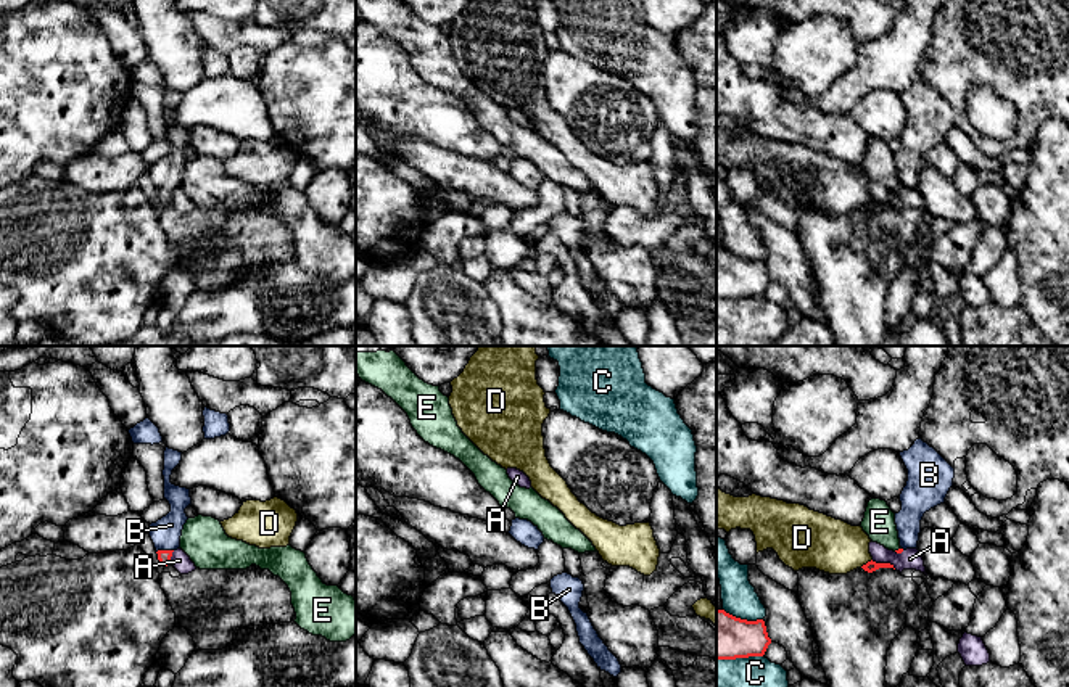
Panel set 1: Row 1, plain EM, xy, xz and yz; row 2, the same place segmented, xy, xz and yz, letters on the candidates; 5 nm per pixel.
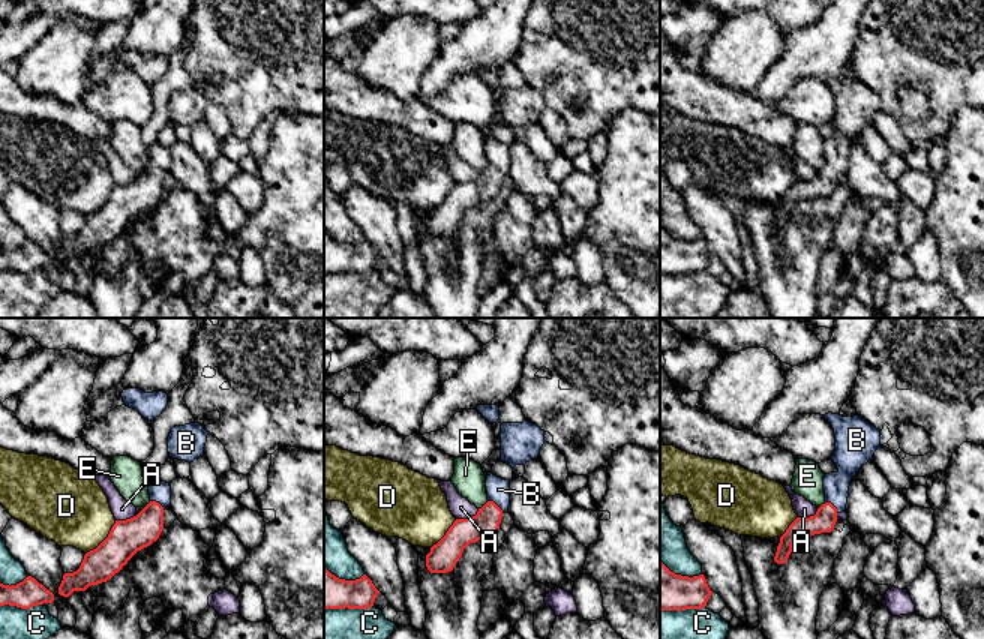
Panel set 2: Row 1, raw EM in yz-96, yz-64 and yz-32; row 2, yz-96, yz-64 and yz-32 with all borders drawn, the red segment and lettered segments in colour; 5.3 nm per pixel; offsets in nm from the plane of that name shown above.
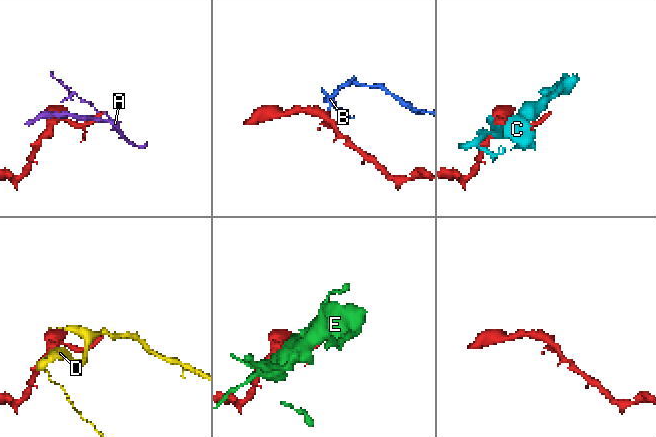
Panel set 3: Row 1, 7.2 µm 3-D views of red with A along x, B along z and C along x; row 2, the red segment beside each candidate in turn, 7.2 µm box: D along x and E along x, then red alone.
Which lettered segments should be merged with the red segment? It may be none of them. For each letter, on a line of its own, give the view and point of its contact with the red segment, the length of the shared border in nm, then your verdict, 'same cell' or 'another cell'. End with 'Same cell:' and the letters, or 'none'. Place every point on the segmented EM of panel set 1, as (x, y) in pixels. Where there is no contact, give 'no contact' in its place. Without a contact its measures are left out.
A: meets red in yz at (884, 563); contact 130 nm long; another cell
B: meets red in xy at (165, 551); contact 90 nm long; same cell
C: meets red in yz at (742, 620); contact 200 nm long; another cell
D: meets red in yz at (866, 563); contact 80 nm long; another cell
E: meets red in yz at (899, 549); contact 40 nm long; another cell
Same cell: B

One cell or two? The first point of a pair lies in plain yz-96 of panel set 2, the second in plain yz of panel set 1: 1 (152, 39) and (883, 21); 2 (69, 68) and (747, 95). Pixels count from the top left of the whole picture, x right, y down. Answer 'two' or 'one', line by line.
1: two
2: two

